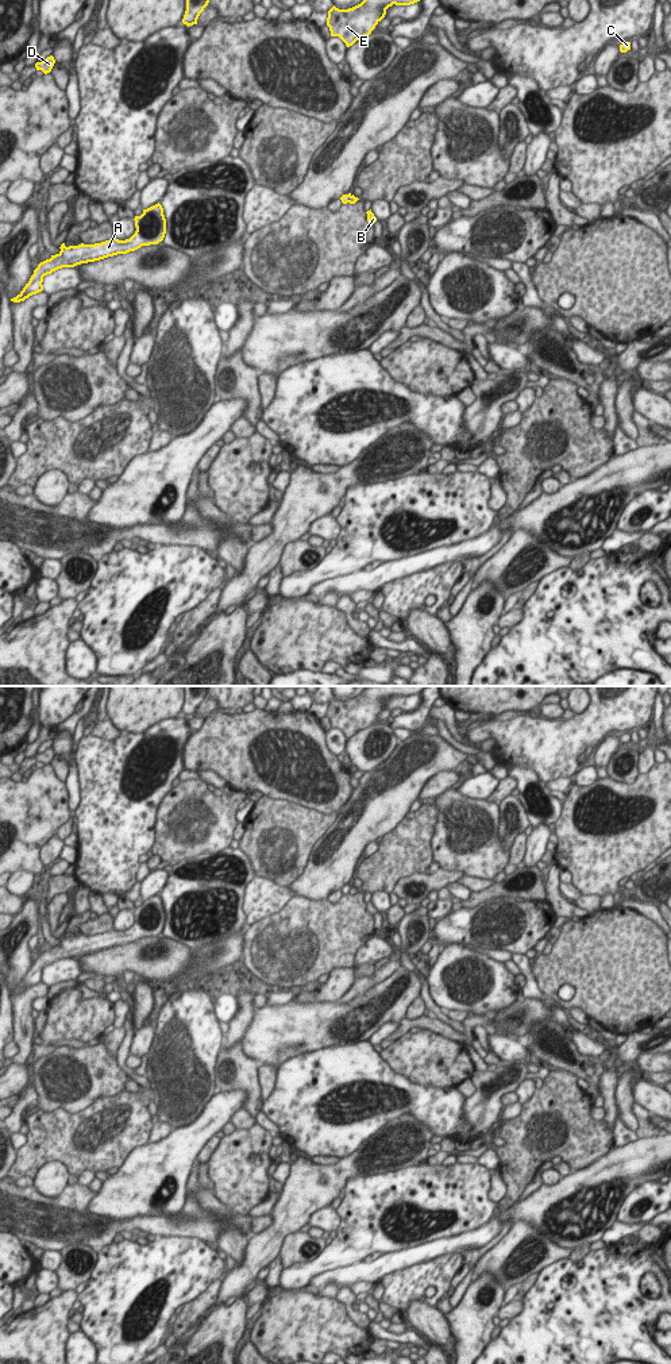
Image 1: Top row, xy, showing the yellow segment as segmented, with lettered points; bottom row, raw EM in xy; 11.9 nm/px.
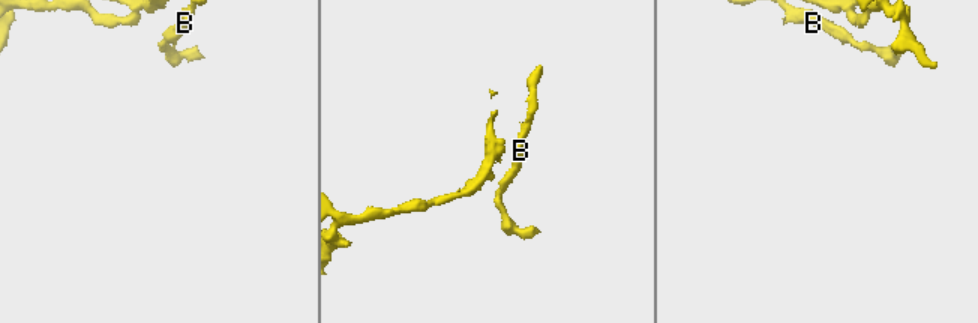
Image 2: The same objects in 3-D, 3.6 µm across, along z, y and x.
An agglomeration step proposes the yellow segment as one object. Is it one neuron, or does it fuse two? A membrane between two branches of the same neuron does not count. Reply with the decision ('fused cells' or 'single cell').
fused cells

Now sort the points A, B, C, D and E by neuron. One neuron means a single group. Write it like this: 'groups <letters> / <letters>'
groups A C D / B E

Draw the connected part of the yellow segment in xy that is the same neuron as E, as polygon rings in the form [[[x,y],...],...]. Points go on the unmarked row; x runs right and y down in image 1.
[[[367,686],[360,696],[348,701],[339,701],[333,697],[328,702],[327,717],[331,728],[339,728],[350,739],[371,725],[385,709],[389,698],[410,697],[424,689],[425,686]]]

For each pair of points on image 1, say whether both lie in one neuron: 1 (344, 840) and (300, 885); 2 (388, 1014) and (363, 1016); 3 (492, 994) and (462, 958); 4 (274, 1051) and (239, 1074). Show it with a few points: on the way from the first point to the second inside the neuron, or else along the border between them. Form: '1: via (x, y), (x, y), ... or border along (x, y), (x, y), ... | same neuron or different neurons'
1: via (335, 851), (311, 875) | same neuron
2: via (382, 1014), (369, 1014) | same neuron
3: via (485, 985), (467, 967) | same neuron
4: border along (242, 1039), (242, 1048), (259, 1064) | different neurons

